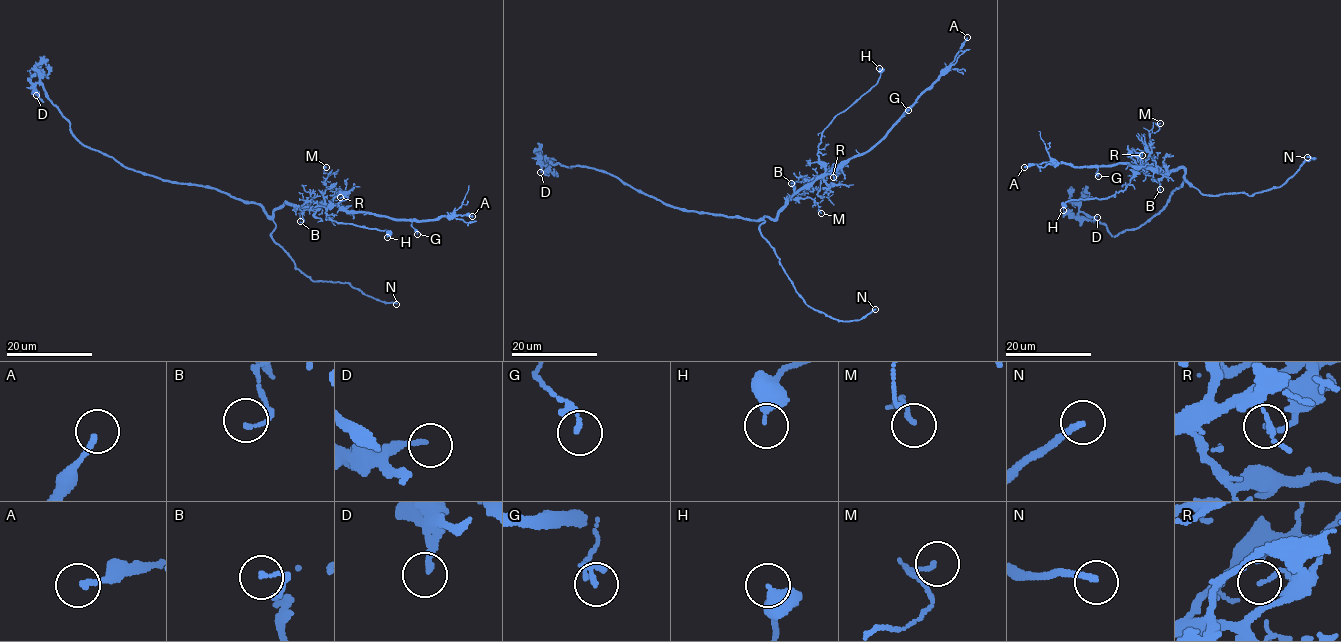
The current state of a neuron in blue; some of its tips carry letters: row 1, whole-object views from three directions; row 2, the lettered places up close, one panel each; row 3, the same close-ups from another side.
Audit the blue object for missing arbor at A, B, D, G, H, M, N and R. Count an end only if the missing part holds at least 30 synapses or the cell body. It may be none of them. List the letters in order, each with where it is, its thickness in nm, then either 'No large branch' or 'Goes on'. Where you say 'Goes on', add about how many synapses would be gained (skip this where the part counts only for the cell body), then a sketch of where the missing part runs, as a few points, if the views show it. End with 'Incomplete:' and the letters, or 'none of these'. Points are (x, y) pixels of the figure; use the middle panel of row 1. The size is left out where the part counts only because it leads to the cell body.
A: Place: (967, 37). Thickness 180 nm. No large branch
B: Place: (791, 183). Thickness 120 nm. No large branch
D: Place: (540, 172). Thickness 170 nm. No large branch
G: Place: (908, 110). Thickness 100 nm. No large branch
H: Place: (879, 68). Thickness 320 nm. No large branch
M: Place: (821, 213). Thickness 80 nm. No large branch
N: Place: (875, 309). Thickness 180 nm. Goes on. Course of what is missing: (875, 309), (925, 287)
R: Place: (833, 177). Thickness 120 nm. No large branch
Incomplete: N

